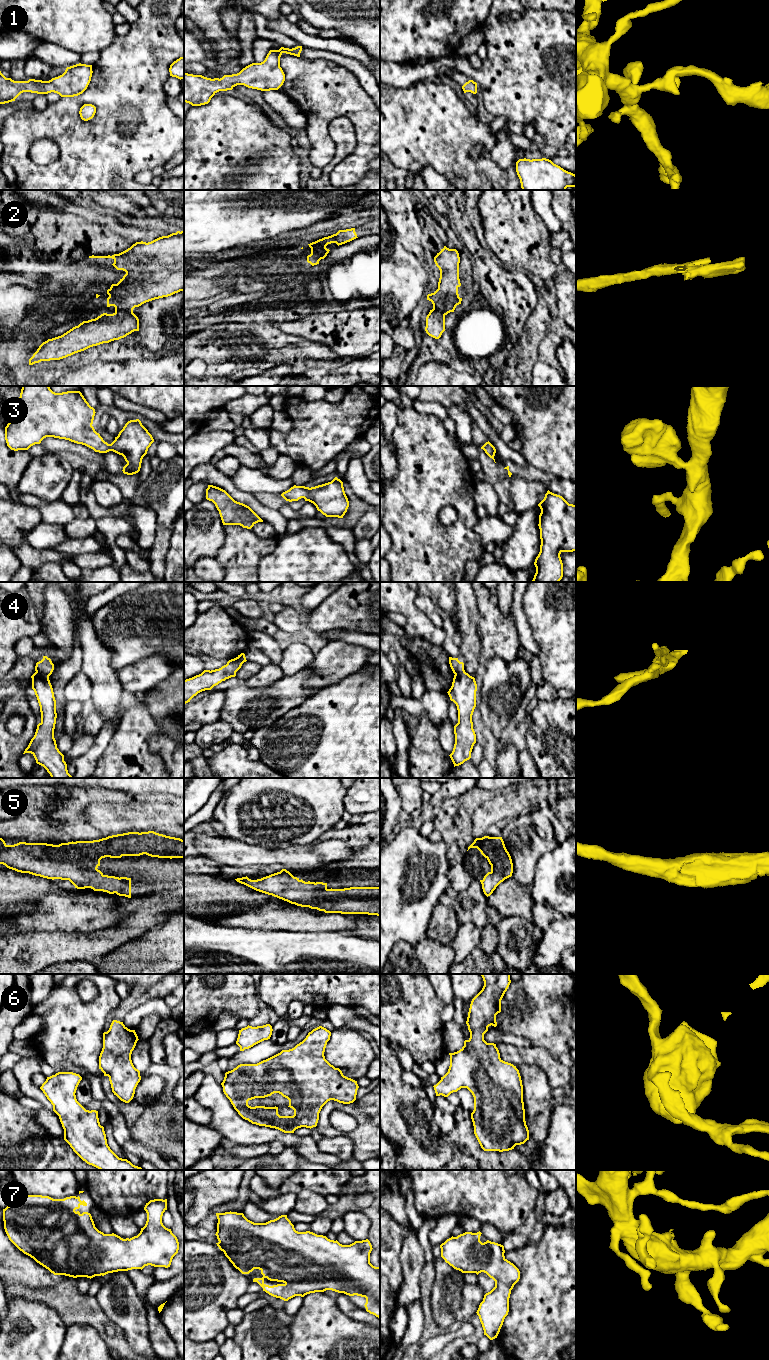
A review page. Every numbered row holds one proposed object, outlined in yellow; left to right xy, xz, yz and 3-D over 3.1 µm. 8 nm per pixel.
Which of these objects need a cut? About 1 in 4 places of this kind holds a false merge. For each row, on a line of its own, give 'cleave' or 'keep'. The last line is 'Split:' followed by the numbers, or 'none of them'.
1: keep
2: cleave
3: keep
4: cleave
5: keep
6: keep
7: keep
Split: 2, 4

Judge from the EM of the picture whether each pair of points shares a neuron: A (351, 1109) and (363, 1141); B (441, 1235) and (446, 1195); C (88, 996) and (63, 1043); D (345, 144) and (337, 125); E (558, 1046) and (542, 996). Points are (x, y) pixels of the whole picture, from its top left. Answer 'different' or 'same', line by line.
A: same
B: different
C: different
D: same
E: same

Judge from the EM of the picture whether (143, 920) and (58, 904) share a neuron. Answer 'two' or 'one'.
two

